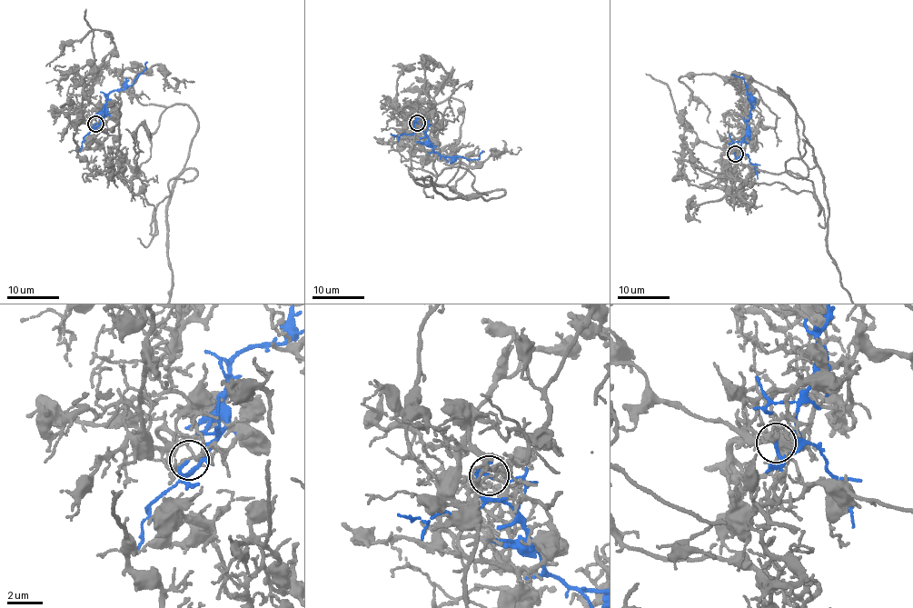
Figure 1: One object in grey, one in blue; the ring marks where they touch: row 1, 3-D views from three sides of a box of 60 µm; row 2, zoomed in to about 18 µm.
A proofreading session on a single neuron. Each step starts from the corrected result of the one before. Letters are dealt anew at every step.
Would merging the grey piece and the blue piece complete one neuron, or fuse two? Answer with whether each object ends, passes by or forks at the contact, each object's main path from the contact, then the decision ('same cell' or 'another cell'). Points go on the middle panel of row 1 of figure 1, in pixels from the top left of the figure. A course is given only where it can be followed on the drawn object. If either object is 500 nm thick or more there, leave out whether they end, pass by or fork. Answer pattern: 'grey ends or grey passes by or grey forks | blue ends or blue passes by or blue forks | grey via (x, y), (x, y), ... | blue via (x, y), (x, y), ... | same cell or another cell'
grey ends | blue ends | blue via (417, 123), (414, 125), (425, 134), (433, 150), (441, 156), (475, 160), (482, 151) | another cell

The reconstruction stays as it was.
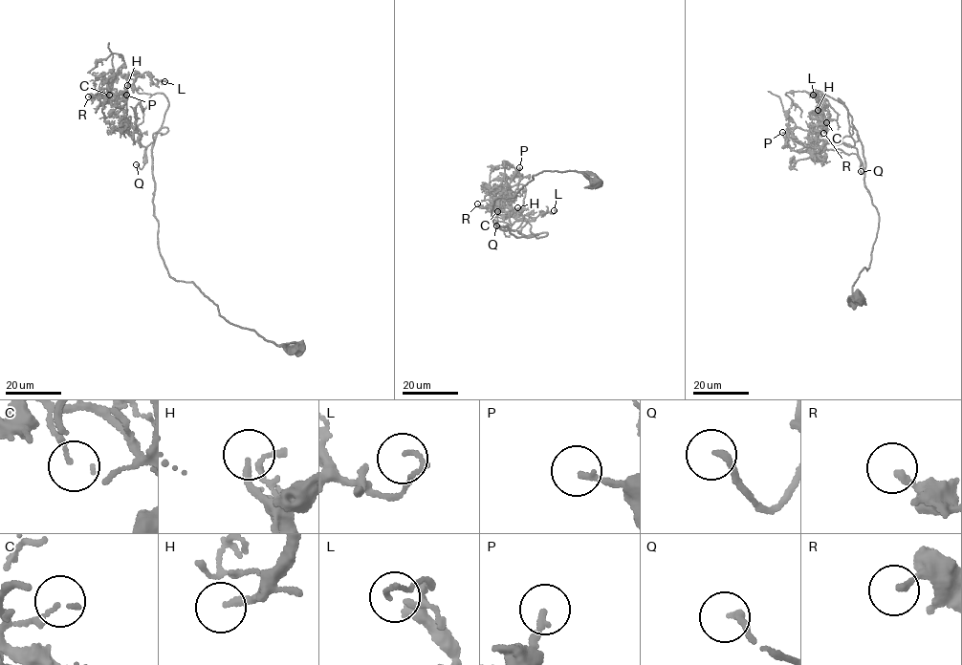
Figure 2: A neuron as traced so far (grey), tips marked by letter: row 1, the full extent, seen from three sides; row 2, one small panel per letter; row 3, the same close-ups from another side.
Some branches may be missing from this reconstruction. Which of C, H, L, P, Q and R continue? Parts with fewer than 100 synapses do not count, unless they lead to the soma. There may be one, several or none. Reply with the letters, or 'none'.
H, Q

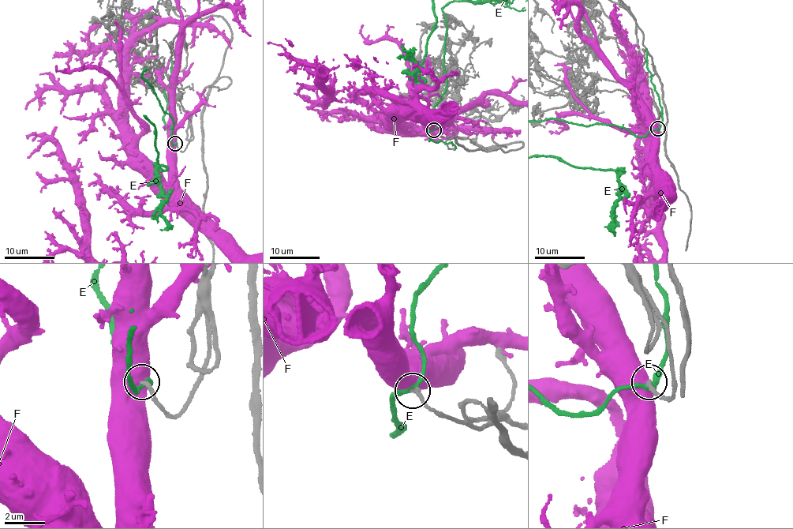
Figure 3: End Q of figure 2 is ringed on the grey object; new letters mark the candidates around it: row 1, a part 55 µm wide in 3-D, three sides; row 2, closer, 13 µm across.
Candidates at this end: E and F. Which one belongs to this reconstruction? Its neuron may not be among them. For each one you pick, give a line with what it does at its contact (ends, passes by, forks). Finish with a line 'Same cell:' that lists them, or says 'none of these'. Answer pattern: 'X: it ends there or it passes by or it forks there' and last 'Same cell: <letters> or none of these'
Same cell: none of these

